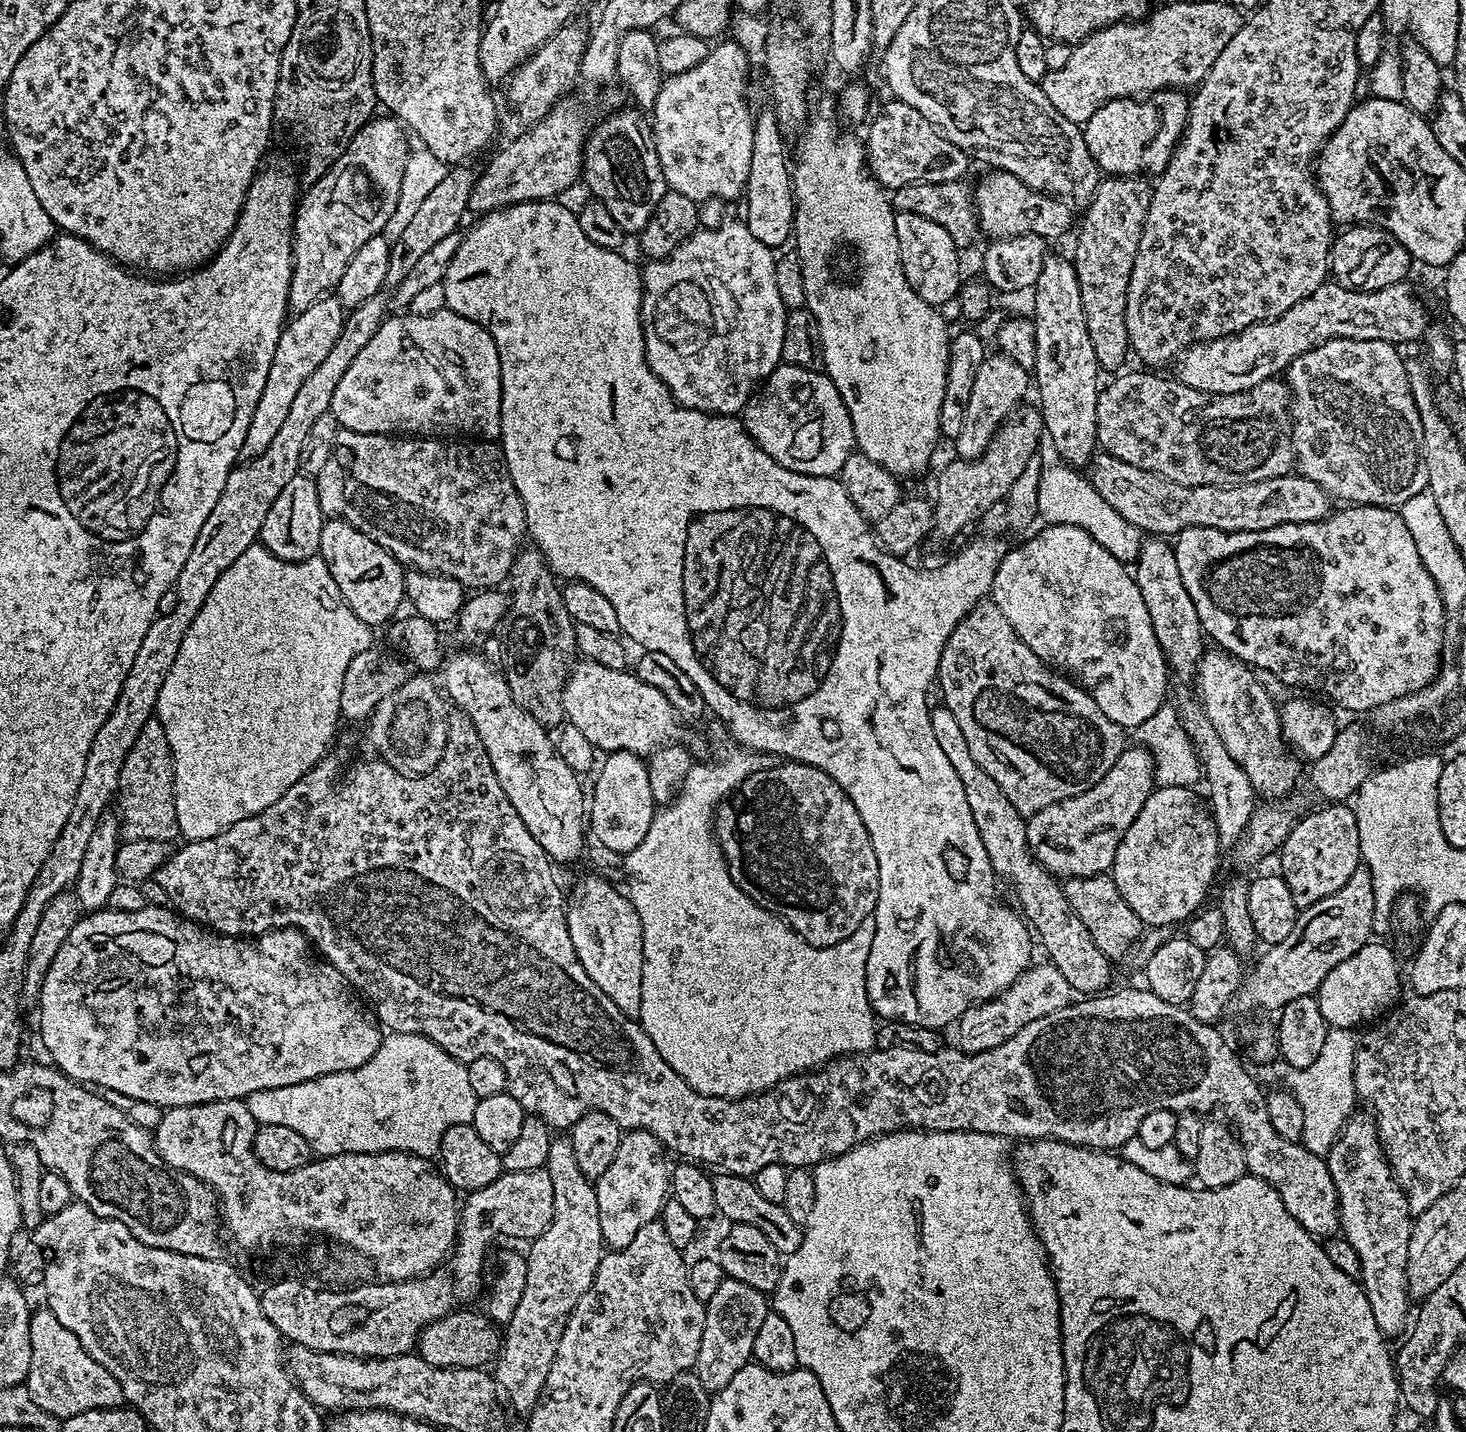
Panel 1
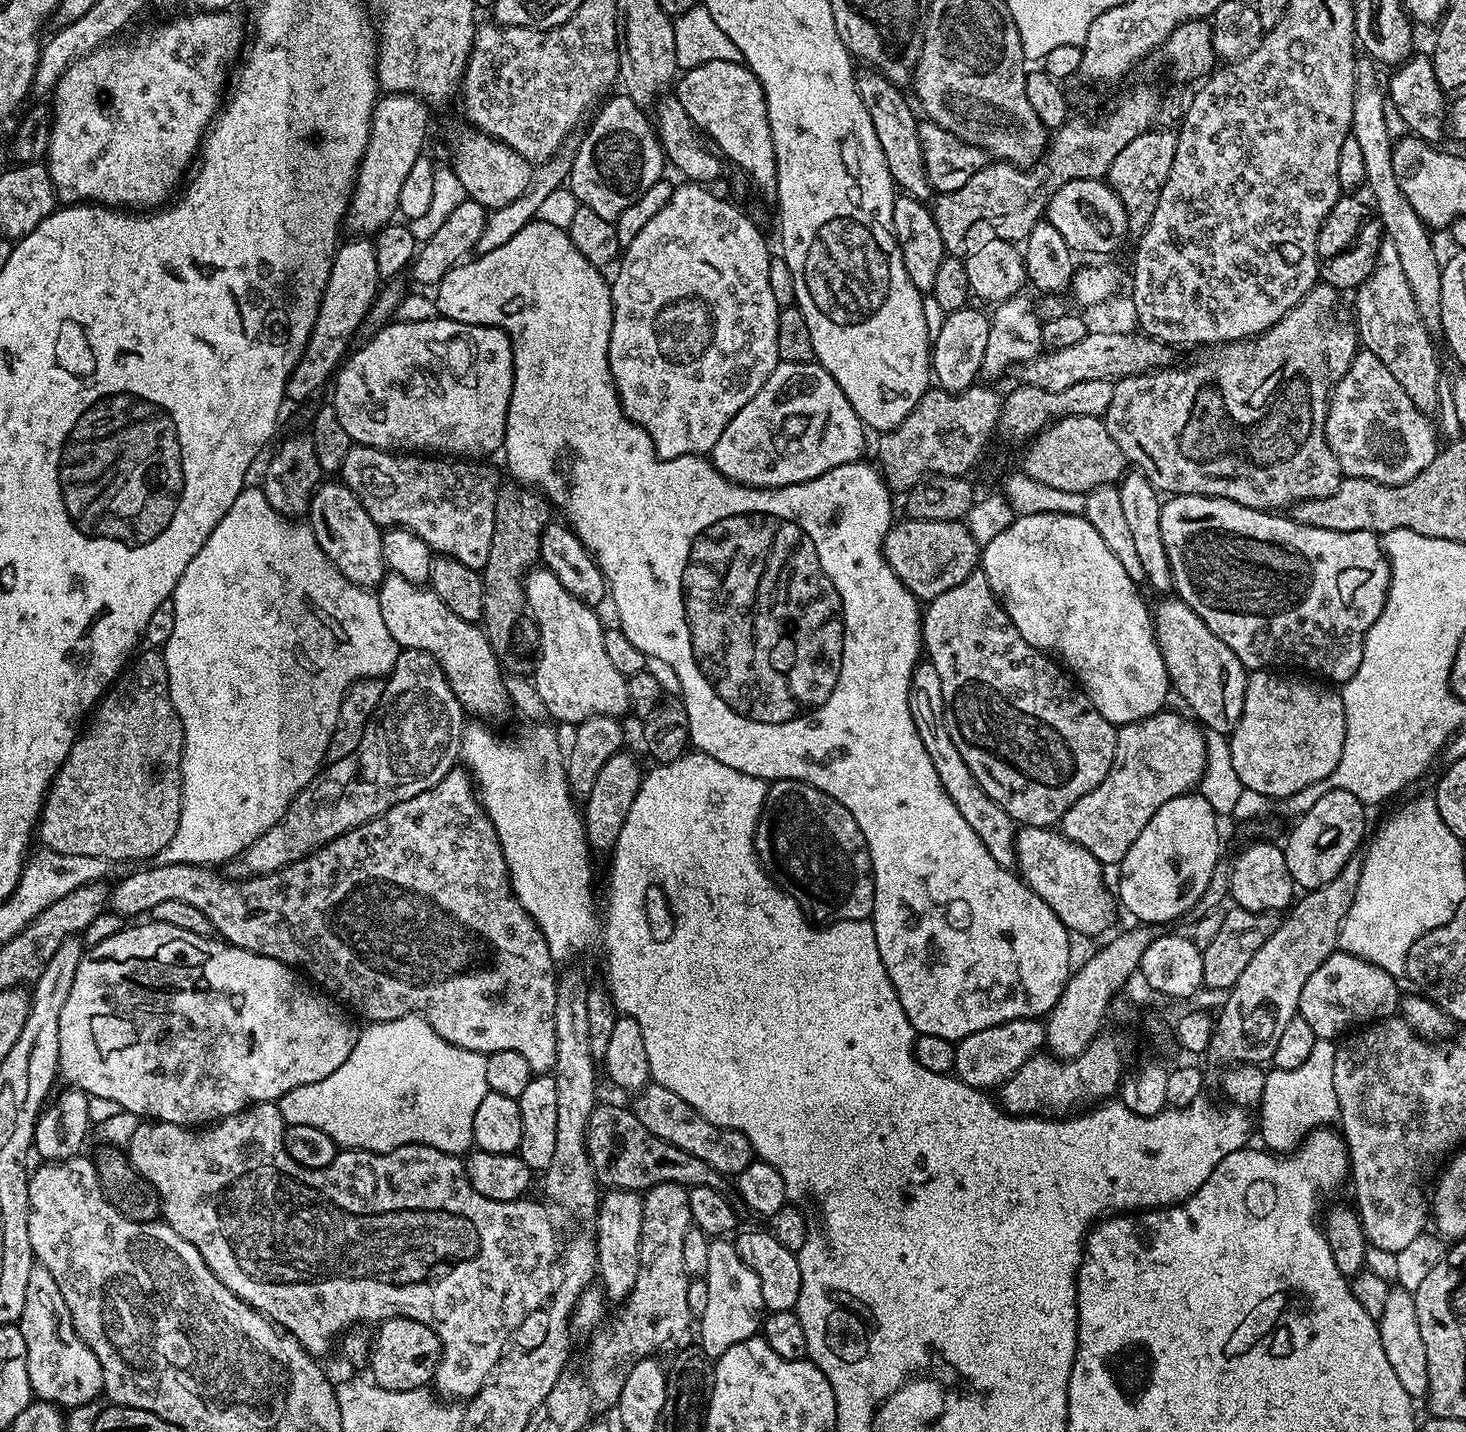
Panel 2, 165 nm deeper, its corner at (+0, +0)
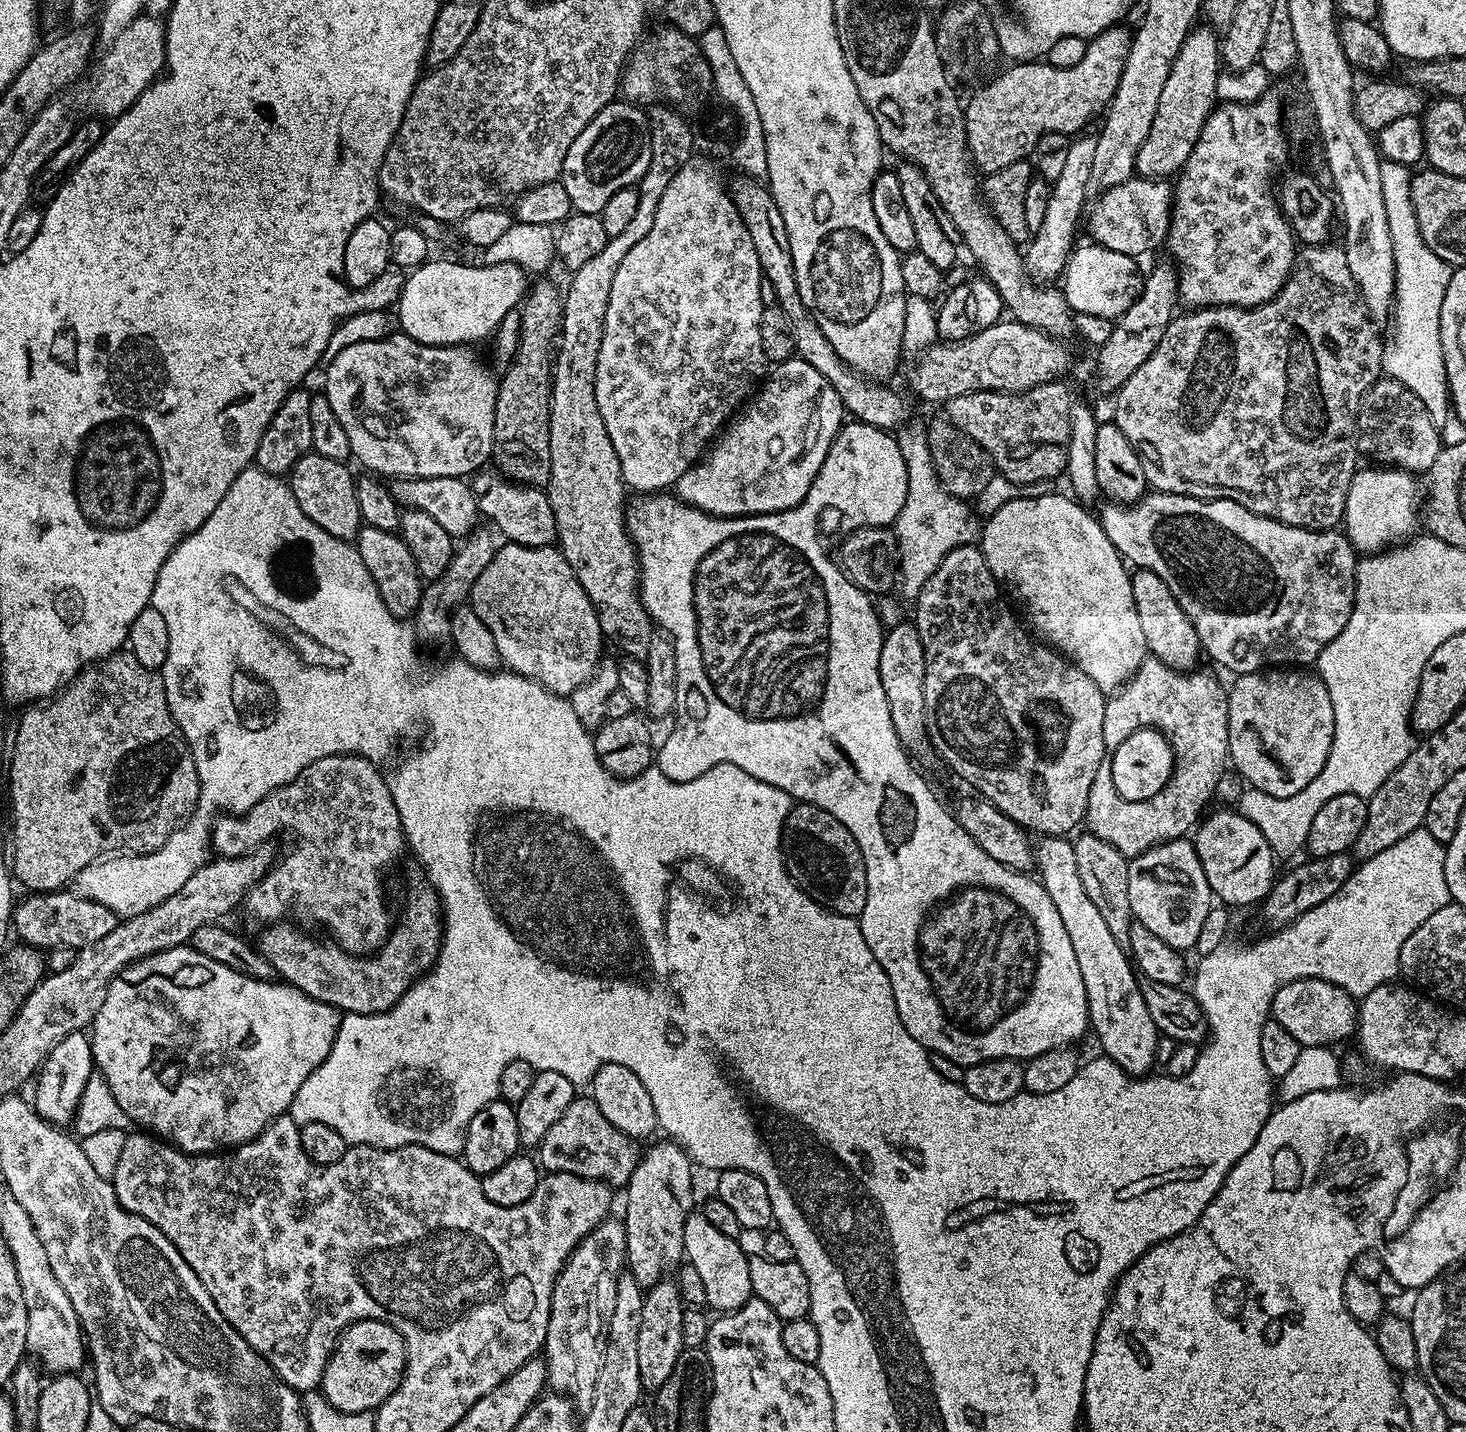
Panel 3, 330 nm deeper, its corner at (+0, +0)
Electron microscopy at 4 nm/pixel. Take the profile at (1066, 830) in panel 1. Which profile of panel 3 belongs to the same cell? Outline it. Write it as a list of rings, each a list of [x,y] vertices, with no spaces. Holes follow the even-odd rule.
[[[1145,658],[1127,684],[1107,697],[1102,722],[1105,753],[1118,750],[1140,728],[1156,728],[1168,739],[1176,756],[1176,768],[1166,786],[1154,798],[1145,800],[1124,800],[1114,790],[1111,759],[1105,758],[1098,766],[1083,823],[1087,831],[1102,838],[1102,842],[1110,842],[1123,856],[1141,856],[1155,844],[1187,837],[1205,815],[1207,804],[1213,803],[1218,782],[1229,767],[1228,694],[1225,685],[1200,671],[1185,674],[1161,660]]]

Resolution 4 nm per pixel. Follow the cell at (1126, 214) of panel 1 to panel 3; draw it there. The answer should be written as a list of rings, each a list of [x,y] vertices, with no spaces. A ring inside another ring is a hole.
[[[1193,27],[1174,58],[1166,86],[1162,86],[1162,98],[1158,98],[1158,110],[1154,110],[1154,122],[1150,122],[1150,134],[1146,134],[1146,142],[1138,150],[1137,177],[1145,180],[1175,177],[1186,158],[1190,158],[1190,150],[1194,150],[1194,142],[1217,103],[1215,84],[1222,68],[1220,44],[1217,33],[1211,27],[1203,27]]]

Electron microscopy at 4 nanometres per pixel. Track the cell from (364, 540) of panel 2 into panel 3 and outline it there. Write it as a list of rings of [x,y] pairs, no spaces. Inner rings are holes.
[[[307,452],[293,466],[290,473],[290,487],[294,498],[298,498],[298,506],[302,506],[302,514],[310,518],[310,522],[318,522],[326,534],[334,534],[334,538],[355,541],[360,533],[362,521],[358,510],[358,494],[354,472],[343,460],[322,458],[322,454]]]

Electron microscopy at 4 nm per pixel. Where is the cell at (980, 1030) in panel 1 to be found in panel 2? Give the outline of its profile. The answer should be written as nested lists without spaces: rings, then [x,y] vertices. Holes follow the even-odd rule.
[[[1037,1018],[1002,1022],[978,1034],[970,1034],[962,1038],[955,1047],[955,1078],[971,1088],[996,1090],[1006,1083],[1030,1057],[1037,1055],[1045,1047],[1045,1021]]]

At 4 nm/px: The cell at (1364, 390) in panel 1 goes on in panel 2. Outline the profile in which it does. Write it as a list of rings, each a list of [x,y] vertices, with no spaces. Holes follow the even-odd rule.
[[[1357,351],[1350,370],[1332,386],[1322,431],[1338,458],[1345,477],[1366,478],[1379,484],[1410,482],[1436,457],[1437,429],[1429,417],[1398,386],[1398,378],[1378,362],[1373,352]]]

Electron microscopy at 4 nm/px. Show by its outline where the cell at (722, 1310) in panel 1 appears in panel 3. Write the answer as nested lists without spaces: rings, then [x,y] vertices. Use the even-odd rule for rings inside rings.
[[[693,1211],[684,1223],[684,1255],[687,1263],[692,1264],[702,1277],[708,1299],[707,1307],[713,1313],[733,1312],[753,1299],[749,1253],[740,1249],[740,1242],[735,1236],[722,1234],[722,1230],[718,1230],[704,1217],[703,1211]]]

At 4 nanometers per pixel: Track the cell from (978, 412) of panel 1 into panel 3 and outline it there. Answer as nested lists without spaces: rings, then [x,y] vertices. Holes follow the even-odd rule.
[[[1086,134],[1077,135],[1072,140],[1070,155],[1066,158],[1062,174],[1058,174],[1058,178],[1051,181],[1051,192],[1046,214],[1043,215],[1042,226],[1031,237],[1030,243],[1027,245],[1029,248],[1025,247],[1022,252],[1024,268],[1029,276],[1037,282],[1056,282],[1061,279],[1063,270],[1067,266],[1068,256],[1074,249],[1072,239],[1076,236],[1076,226],[1079,222],[1081,225],[1082,217],[1086,212],[1084,199],[1088,196],[1088,184],[1090,185],[1092,180],[1096,136],[1084,135]]]

